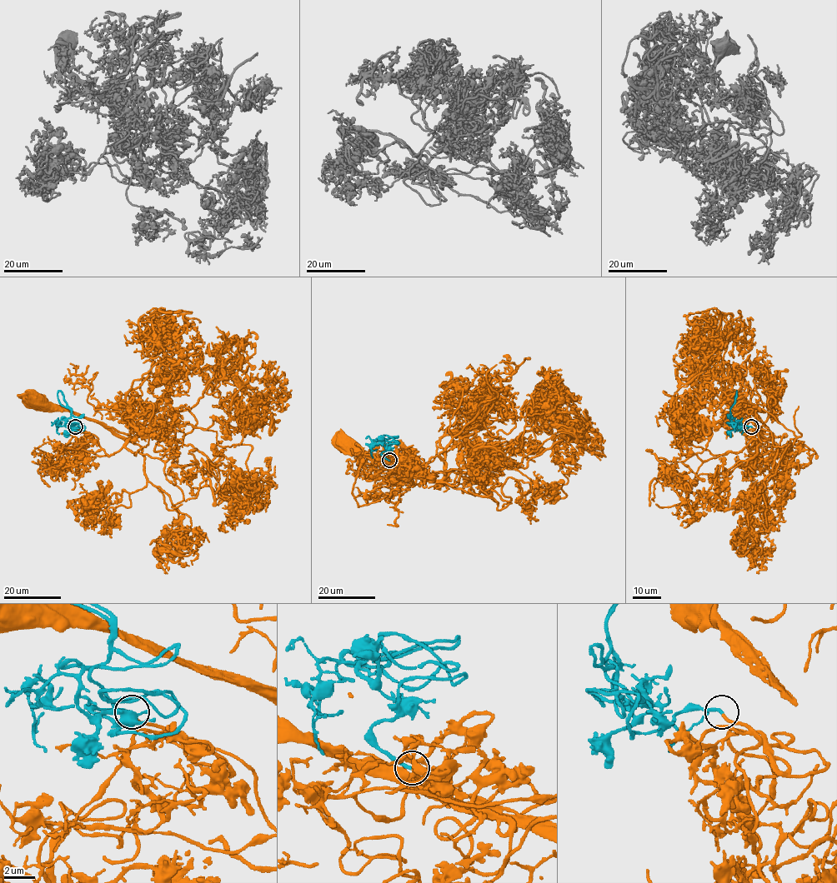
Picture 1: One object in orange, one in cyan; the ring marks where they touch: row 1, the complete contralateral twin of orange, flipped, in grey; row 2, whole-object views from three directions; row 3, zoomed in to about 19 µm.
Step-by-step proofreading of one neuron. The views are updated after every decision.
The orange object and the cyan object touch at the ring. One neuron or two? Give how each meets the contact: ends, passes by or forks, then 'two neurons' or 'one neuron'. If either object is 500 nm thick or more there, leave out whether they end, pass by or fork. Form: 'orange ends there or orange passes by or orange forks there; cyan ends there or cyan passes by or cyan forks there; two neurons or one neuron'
orange ends there; cyan ends there; one neuron

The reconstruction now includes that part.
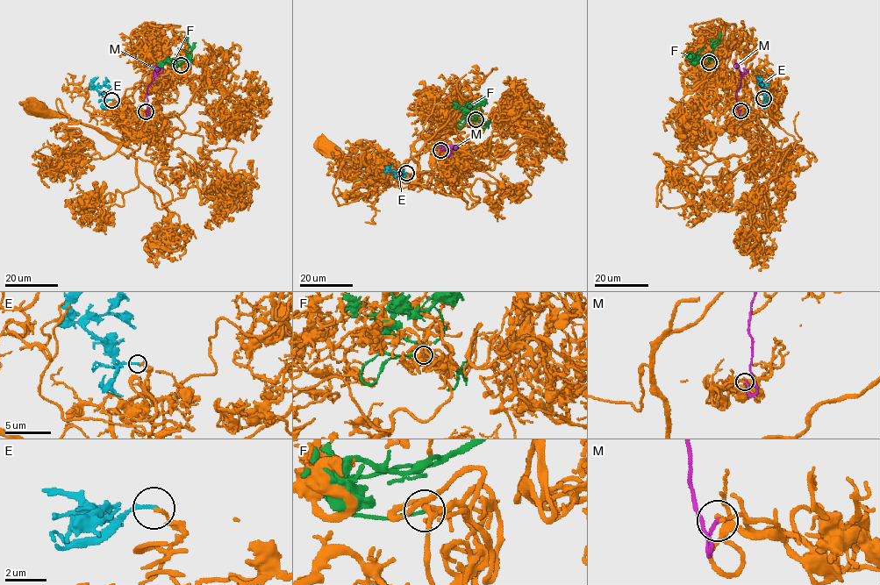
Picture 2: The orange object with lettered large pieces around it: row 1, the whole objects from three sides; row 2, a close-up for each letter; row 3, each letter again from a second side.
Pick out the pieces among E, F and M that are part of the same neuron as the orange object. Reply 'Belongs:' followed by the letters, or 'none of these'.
Belongs: none of these

